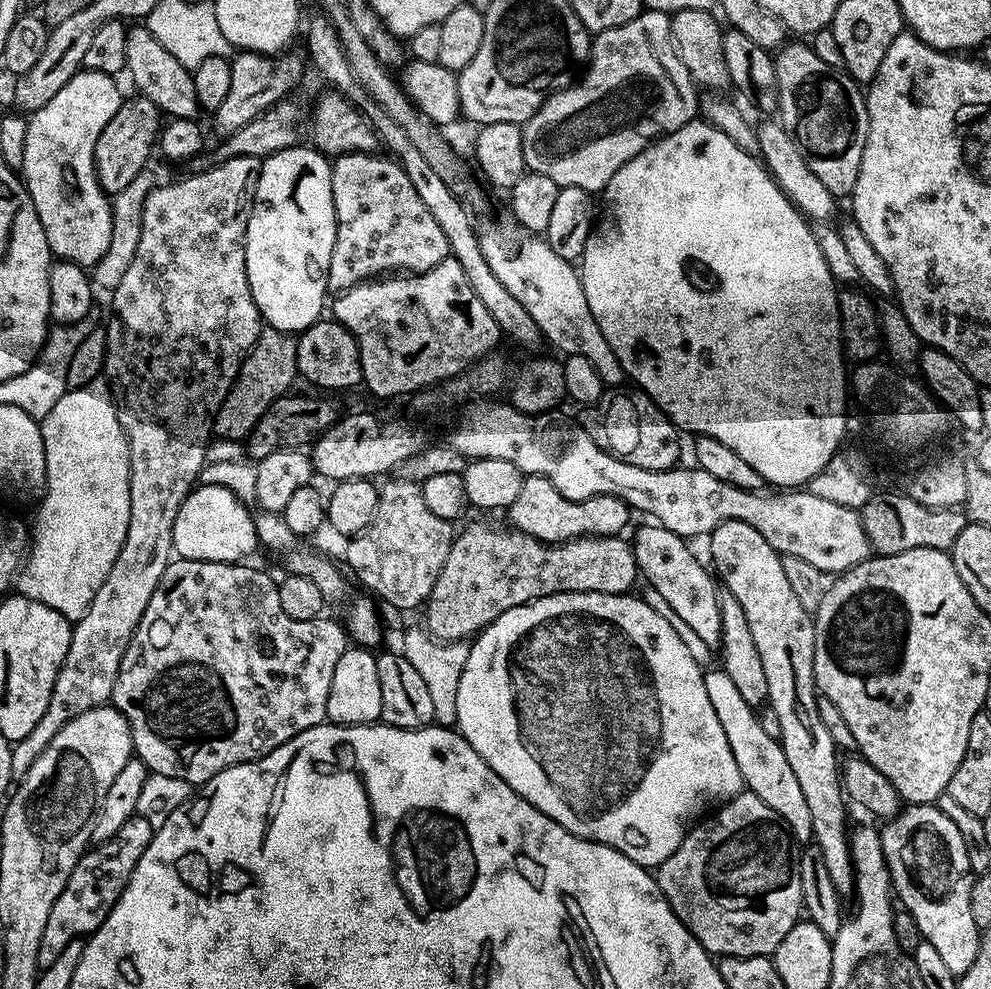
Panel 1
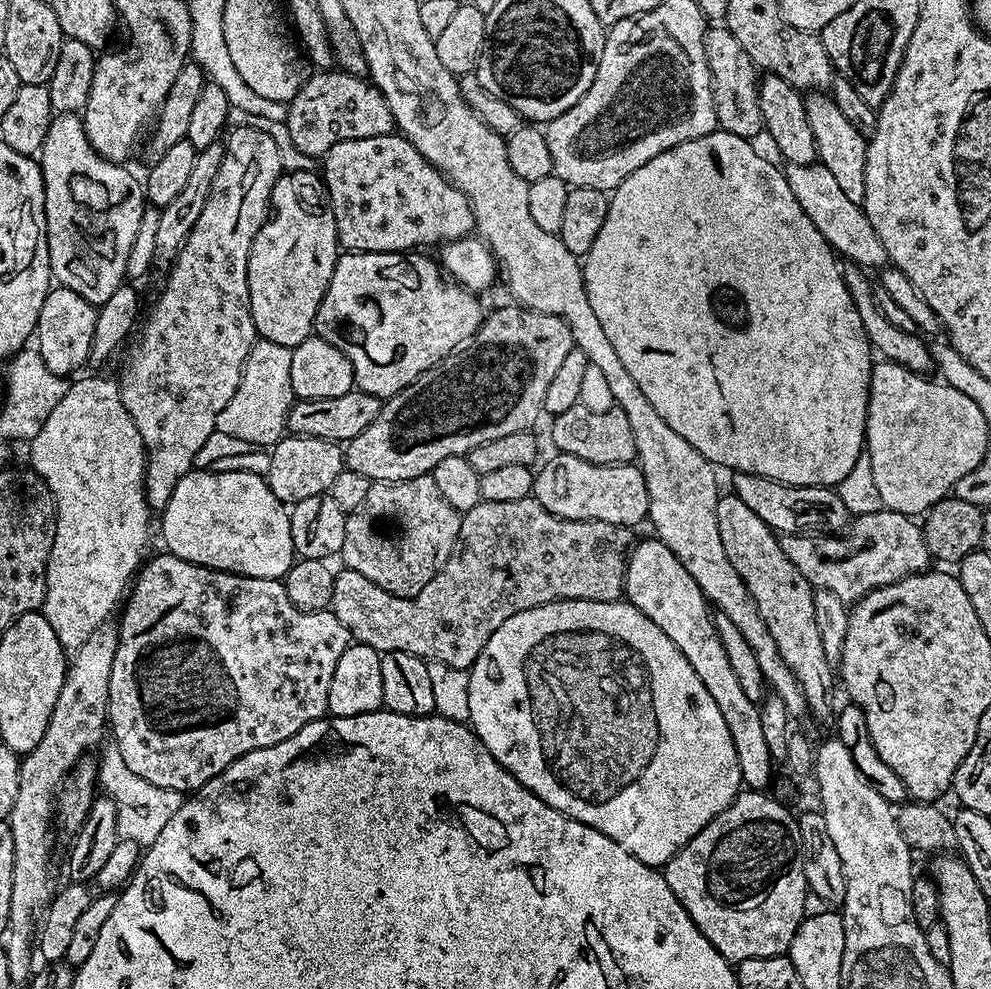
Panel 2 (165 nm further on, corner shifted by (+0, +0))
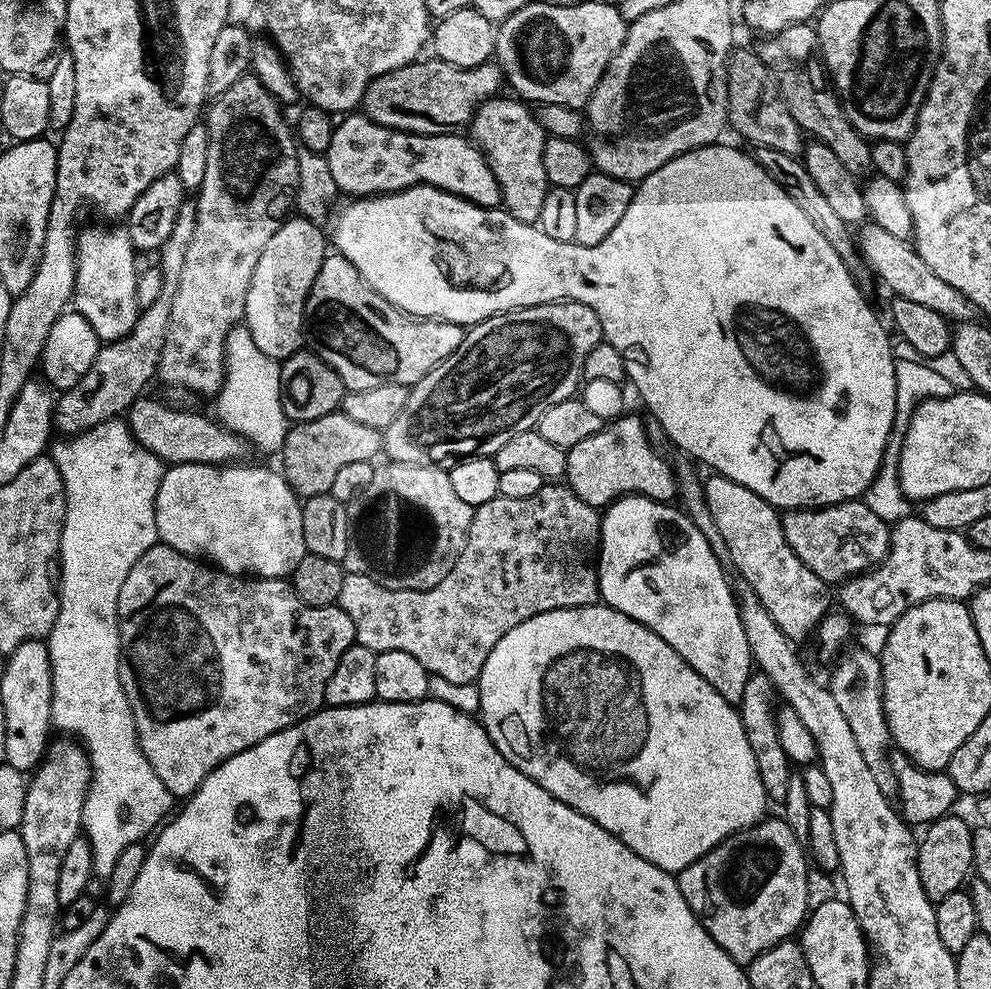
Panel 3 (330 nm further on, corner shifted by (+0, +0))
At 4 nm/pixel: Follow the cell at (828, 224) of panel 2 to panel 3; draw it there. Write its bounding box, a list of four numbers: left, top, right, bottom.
[858,222,973,322]

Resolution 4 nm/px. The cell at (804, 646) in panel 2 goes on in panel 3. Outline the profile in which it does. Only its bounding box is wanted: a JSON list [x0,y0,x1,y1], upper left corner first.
[703,474,833,642]

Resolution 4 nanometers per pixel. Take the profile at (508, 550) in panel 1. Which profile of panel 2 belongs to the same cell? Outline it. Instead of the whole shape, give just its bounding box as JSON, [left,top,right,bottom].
[330,495,634,670]

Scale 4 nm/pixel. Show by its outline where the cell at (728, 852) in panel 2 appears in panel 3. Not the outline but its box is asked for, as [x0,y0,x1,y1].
[678,818,810,966]

